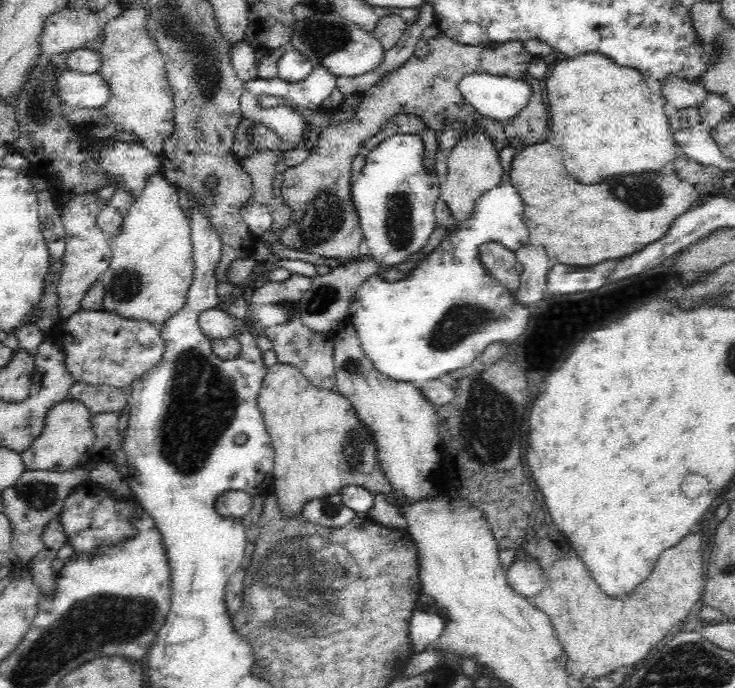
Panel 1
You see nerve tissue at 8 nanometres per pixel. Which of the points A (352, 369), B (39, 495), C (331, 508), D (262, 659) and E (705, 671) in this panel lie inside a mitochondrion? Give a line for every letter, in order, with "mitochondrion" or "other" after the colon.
A: mitochondrion
B: mitochondrion
C: mitochondrion
D: other
E: mitochondrion

